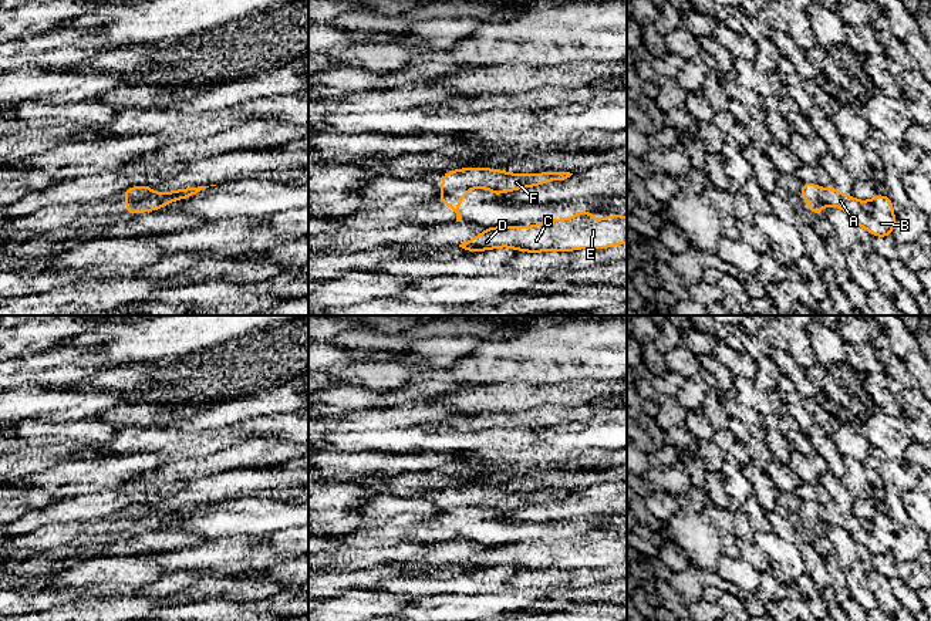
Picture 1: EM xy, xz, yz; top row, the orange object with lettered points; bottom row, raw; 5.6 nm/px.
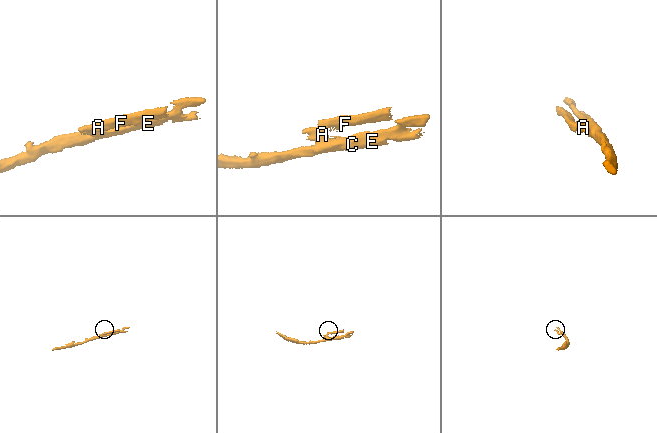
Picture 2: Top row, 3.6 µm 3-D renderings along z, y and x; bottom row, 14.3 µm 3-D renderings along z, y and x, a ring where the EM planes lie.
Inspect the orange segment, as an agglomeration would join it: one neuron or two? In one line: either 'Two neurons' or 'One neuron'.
Two neurons

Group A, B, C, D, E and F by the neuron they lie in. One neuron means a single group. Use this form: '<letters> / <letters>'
A B C D E / F

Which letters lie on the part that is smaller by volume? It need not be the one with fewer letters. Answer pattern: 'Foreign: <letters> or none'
Foreign: F

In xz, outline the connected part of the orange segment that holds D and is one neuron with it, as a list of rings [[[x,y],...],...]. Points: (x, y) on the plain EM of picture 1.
[[[587,527],[571,536],[539,540],[533,544],[485,546],[485,550],[459,563],[469,573],[500,566],[519,571],[607,567],[627,561],[627,534],[593,537]]]

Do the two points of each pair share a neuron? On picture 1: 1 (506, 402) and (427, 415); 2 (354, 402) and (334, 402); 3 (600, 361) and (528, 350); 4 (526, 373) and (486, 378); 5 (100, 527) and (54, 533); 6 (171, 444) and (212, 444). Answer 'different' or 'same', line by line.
1: different
2: same
3: same
4: same
5: same
6: same

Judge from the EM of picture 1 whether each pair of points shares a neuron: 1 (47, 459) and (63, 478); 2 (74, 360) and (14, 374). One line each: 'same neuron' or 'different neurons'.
1: different neurons
2: same neuron

